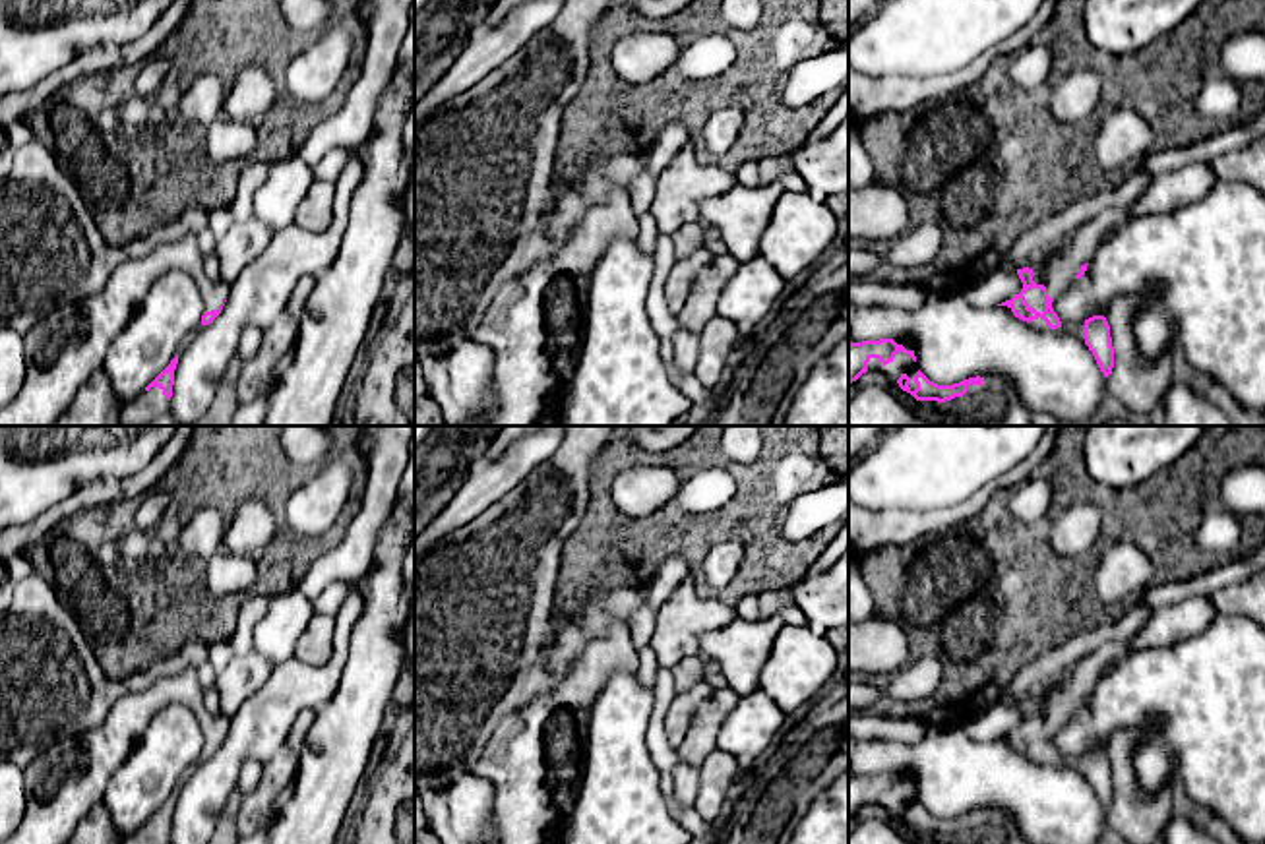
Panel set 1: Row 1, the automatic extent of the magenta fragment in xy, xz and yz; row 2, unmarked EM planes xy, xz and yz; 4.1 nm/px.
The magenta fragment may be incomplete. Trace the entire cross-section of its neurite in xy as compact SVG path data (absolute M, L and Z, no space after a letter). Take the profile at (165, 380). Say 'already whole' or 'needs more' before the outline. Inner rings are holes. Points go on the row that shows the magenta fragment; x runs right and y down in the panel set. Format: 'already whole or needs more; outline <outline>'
needs more; outline M178 354L136 399L122 405L120 422L124 426L145 426L163 414L170 414L176 364Z

